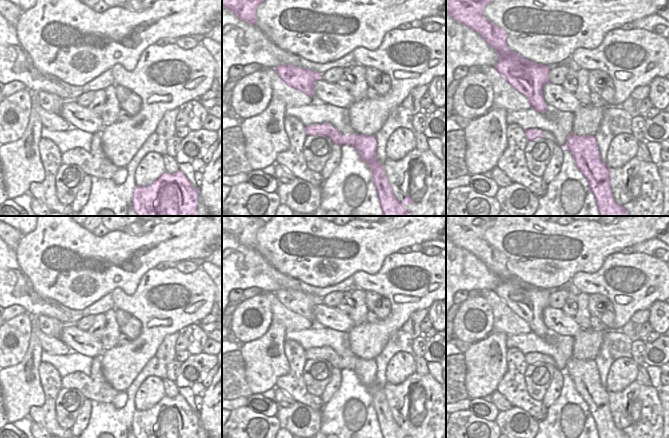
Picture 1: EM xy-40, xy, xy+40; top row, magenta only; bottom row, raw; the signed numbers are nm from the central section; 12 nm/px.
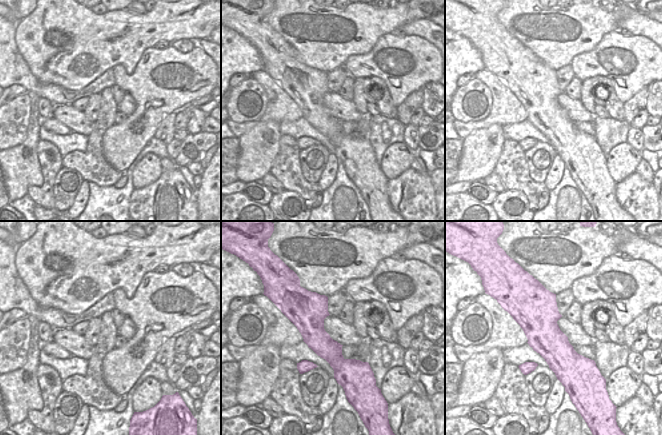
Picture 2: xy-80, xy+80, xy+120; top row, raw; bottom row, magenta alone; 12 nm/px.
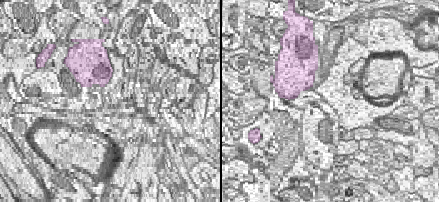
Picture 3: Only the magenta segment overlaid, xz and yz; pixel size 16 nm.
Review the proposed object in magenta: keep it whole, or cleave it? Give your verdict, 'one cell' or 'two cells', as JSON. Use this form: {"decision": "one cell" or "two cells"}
{"decision": "two cells"}

